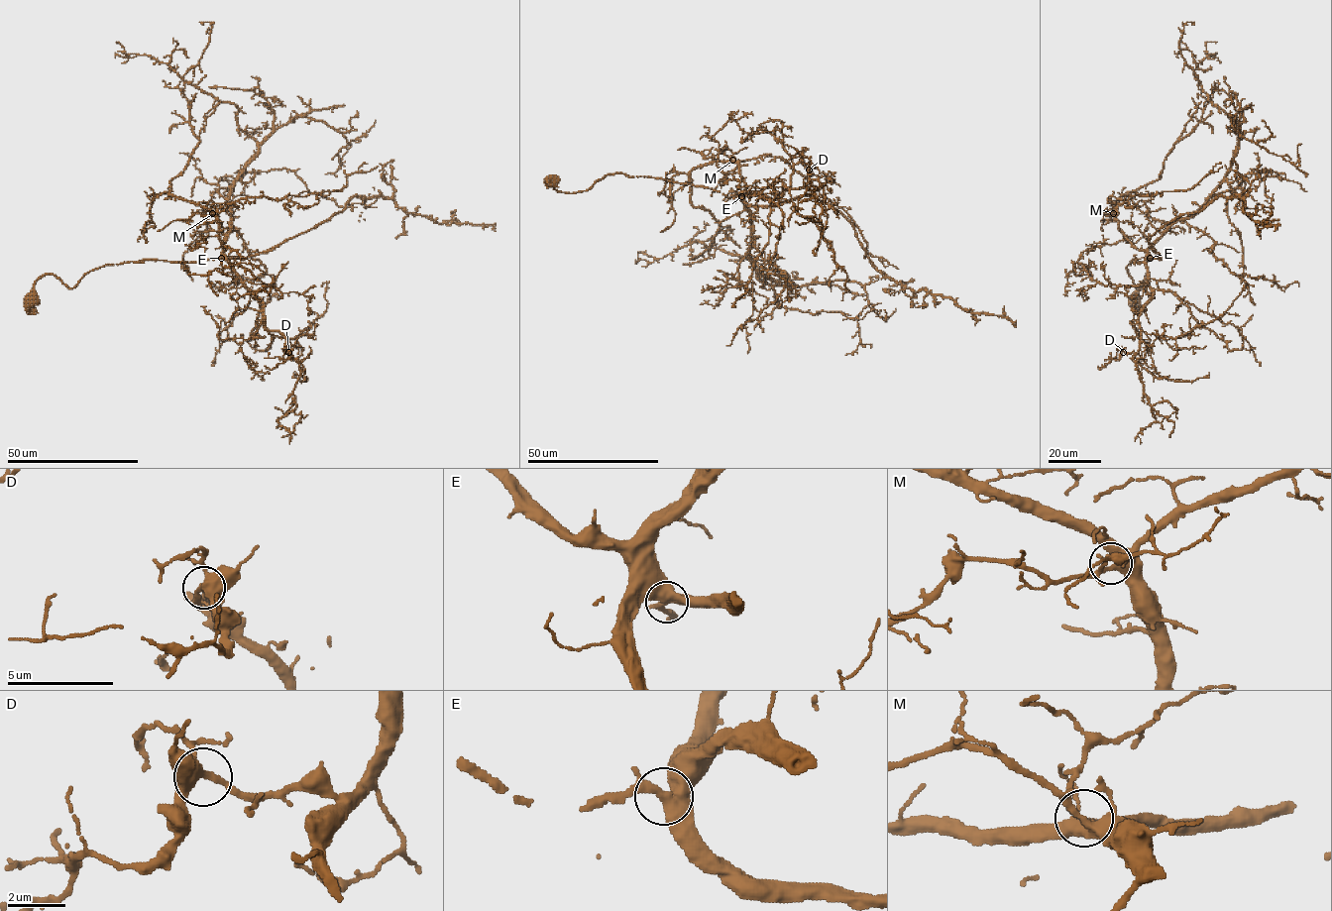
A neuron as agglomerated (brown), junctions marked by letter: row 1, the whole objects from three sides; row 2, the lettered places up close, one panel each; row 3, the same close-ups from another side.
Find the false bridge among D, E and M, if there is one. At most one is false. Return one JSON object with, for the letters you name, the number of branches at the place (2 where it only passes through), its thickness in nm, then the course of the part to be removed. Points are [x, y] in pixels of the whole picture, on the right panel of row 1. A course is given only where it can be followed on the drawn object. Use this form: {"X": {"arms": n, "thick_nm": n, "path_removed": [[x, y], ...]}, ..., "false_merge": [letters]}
{"false_merge": []}

